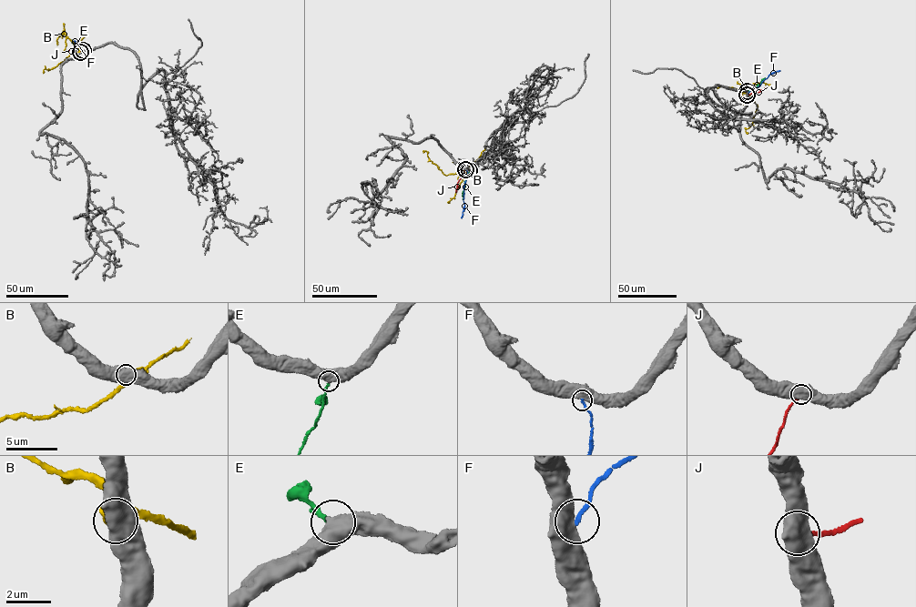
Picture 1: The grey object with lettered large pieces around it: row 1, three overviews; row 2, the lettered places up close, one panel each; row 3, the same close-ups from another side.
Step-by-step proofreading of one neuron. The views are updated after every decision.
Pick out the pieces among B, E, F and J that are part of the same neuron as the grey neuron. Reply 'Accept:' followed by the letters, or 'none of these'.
Accept: none of these

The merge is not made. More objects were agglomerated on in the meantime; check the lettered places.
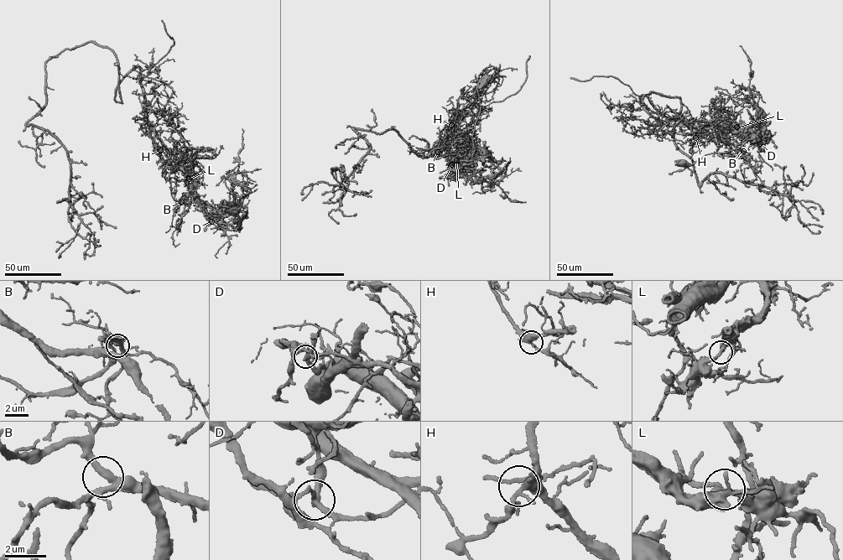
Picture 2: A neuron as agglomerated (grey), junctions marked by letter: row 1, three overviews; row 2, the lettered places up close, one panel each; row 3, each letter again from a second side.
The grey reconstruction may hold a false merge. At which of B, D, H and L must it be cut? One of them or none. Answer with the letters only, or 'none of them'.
D

